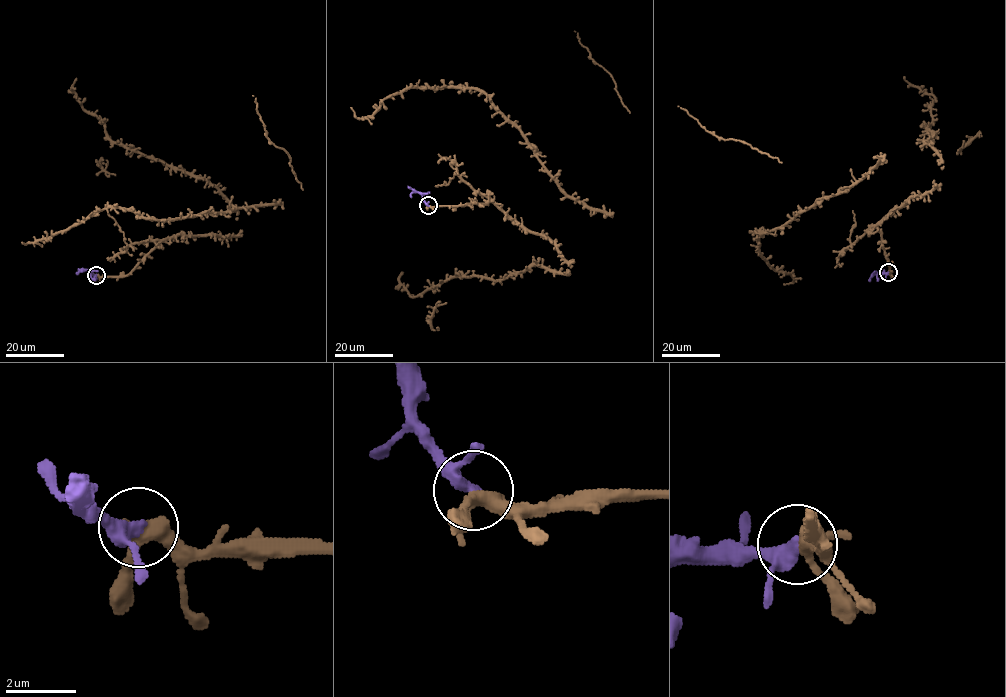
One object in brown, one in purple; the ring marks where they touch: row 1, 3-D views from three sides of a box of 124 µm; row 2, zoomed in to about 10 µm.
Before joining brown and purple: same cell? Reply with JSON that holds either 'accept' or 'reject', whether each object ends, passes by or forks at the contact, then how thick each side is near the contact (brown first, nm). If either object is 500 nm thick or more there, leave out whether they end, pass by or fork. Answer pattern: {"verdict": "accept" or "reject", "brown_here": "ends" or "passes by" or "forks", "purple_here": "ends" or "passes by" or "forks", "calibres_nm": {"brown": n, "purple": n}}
{"verdict": "accept", "brown_here": "forks", "purple_here": "passes by", "calibres_nm": {"brown": 320, "purple": 300}}

